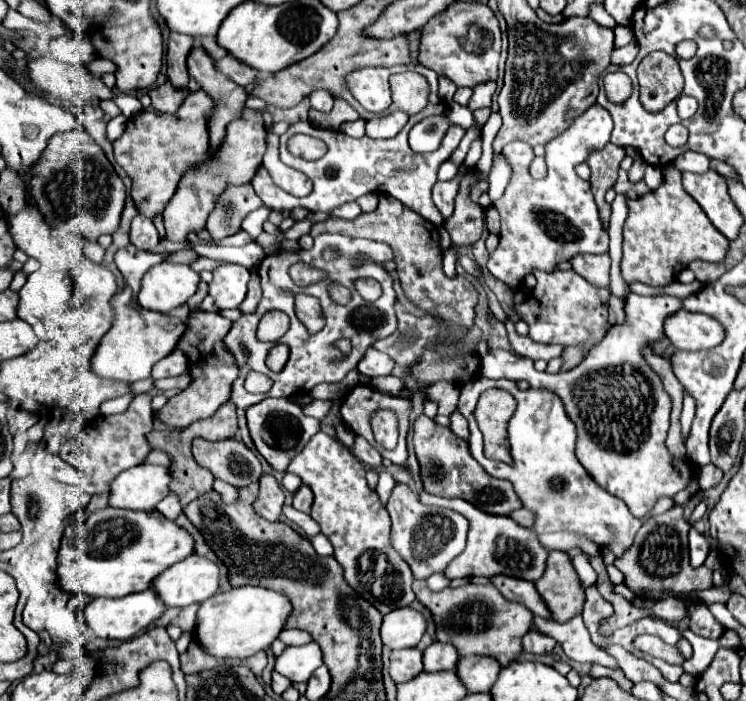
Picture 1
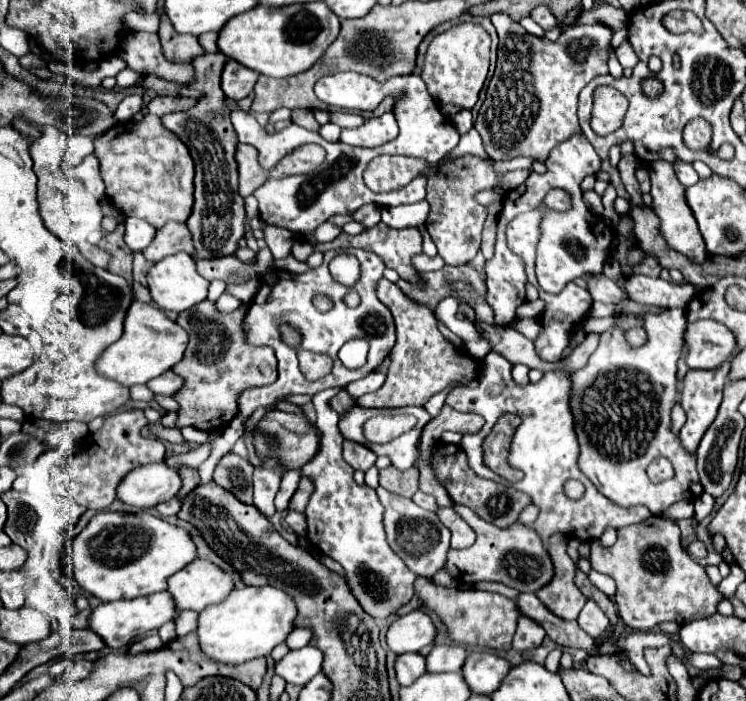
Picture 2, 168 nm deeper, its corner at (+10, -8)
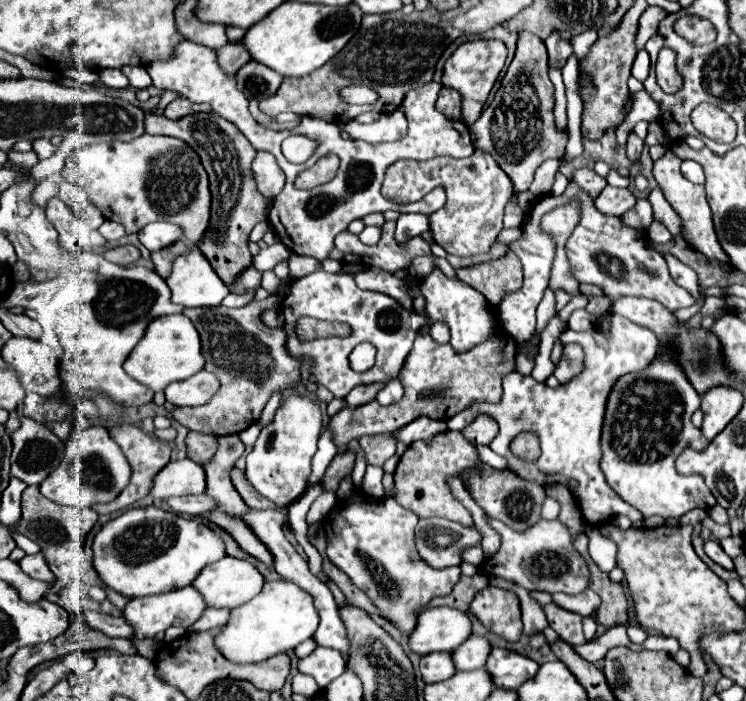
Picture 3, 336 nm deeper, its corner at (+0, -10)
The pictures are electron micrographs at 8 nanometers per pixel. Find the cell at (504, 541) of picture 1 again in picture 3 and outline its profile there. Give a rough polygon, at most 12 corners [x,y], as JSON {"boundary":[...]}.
{"boundary":[[558,520],[516,532],[482,564],[526,590],[580,594],[588,568]]}

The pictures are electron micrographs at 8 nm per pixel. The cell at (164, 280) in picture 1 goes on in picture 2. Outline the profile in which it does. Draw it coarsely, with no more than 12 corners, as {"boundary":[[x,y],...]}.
{"boundary":[[184,252],[152,264],[148,288],[162,310],[206,300],[210,282]]}

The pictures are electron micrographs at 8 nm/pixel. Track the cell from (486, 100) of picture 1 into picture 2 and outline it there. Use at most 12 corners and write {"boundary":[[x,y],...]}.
{"boundary":[[460,110],[452,118],[460,134],[474,124],[470,110]]}

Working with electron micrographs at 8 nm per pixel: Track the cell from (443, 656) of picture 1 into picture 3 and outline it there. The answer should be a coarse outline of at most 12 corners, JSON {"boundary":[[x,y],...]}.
{"boundary":[[470,636],[450,654],[456,670],[484,668],[492,646]]}

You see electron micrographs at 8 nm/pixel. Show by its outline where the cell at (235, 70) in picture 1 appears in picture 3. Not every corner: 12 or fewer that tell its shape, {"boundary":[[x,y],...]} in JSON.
{"boundary":[[254,60],[236,74],[248,100],[264,100],[282,76]]}

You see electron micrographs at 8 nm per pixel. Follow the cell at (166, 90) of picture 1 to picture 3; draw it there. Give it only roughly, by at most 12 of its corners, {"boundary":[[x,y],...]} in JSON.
{"boundary":[[176,98],[164,110],[166,118],[184,118],[194,112],[208,112],[206,104]]}

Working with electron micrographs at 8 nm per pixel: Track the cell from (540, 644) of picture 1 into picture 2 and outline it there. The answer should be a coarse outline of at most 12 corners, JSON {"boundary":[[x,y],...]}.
{"boundary":[[520,614],[514,650],[540,646],[546,632],[532,618]]}

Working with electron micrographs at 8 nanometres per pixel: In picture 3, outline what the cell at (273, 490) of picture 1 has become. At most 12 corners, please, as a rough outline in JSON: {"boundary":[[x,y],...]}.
{"boundary":[[290,396],[246,456],[276,506],[306,490],[322,412]]}

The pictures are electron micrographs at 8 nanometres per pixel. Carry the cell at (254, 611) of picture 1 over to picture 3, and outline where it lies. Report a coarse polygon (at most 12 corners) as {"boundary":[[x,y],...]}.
{"boundary":[[266,582],[232,608],[216,648],[236,664],[294,650],[318,628],[312,596]]}

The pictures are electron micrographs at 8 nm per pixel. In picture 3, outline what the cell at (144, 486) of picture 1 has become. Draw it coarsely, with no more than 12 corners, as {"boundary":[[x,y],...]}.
{"boundary":[[184,458],[166,464],[148,496],[202,494],[204,468]]}

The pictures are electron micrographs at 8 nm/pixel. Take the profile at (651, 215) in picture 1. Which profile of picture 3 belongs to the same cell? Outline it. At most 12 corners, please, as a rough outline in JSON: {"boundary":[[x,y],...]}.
{"boundary":[[672,150],[654,178],[682,220],[682,236],[706,258],[728,262],[704,186],[688,182]]}

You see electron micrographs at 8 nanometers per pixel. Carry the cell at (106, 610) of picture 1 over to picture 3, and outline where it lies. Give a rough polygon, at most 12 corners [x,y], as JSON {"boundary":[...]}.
{"boundary":[[192,586],[132,598],[122,616],[134,648],[154,658],[158,632],[190,628],[206,610]]}

